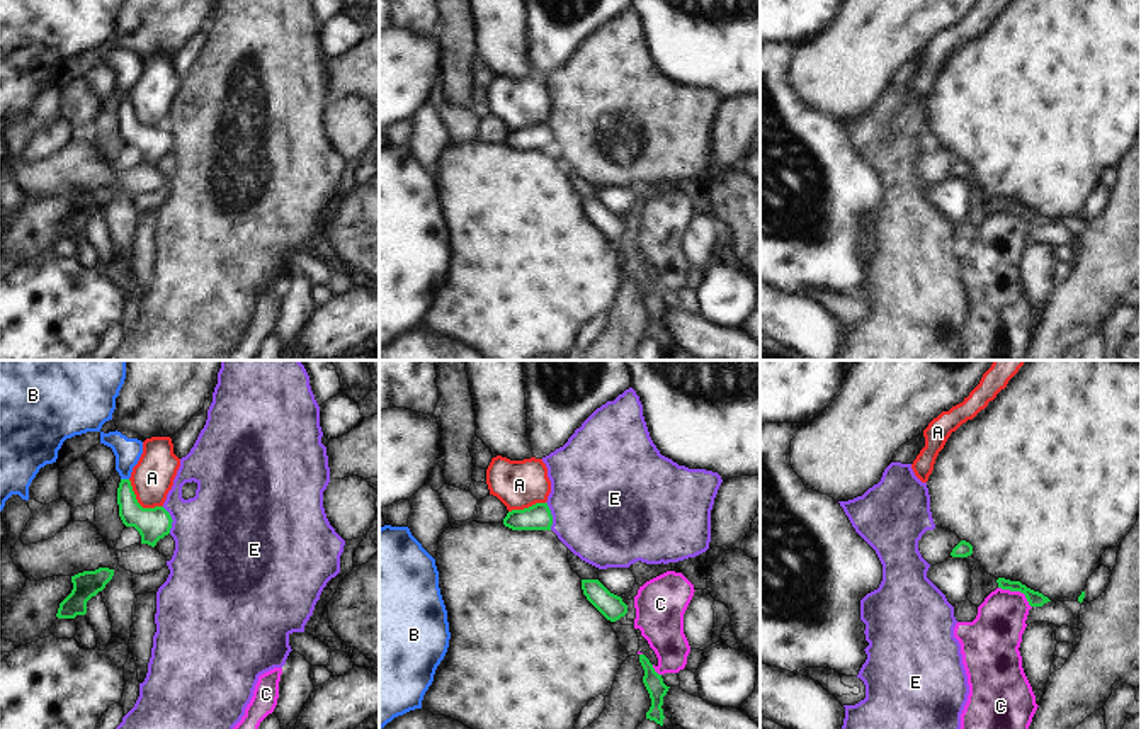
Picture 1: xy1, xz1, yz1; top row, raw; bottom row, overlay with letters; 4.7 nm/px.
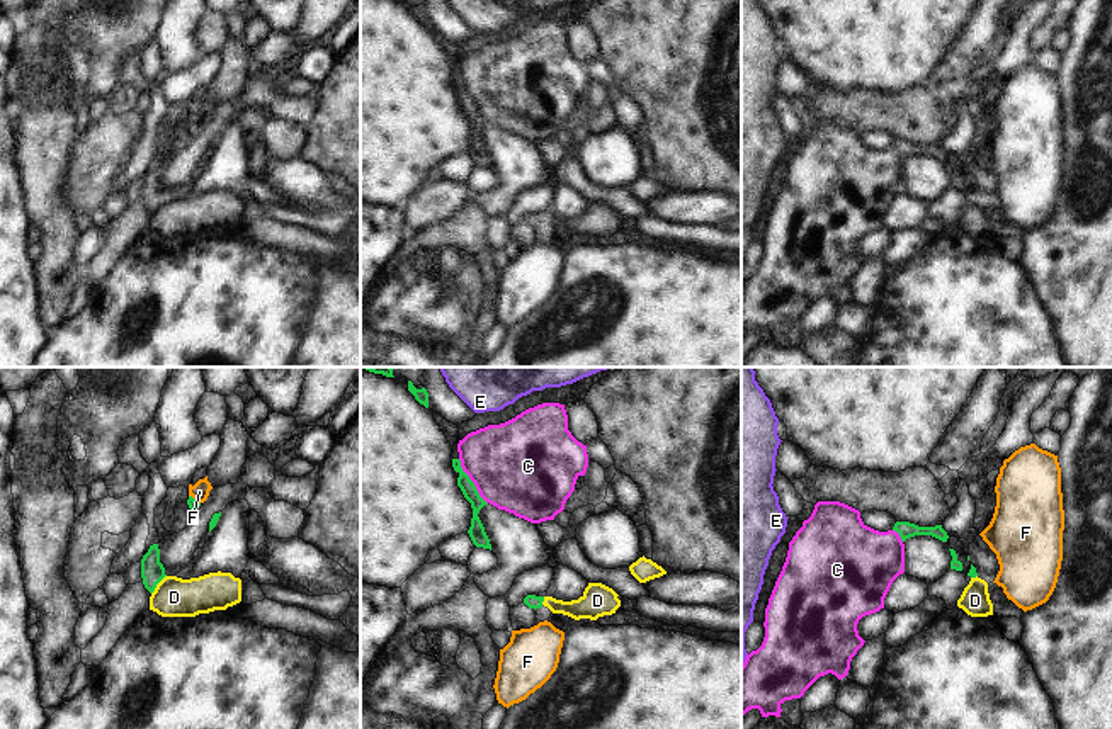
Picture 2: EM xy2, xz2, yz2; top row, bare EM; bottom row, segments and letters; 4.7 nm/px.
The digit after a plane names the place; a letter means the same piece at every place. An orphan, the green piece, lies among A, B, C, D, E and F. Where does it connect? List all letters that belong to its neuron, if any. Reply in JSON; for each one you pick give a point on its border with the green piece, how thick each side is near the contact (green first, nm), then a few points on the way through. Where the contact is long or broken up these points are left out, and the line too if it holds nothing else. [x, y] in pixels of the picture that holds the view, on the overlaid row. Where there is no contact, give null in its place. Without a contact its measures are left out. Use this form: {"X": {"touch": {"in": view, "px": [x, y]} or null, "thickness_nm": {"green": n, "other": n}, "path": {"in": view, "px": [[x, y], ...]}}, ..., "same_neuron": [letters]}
{"B": {"touch": {"in": "xy1", "px": [124, 480]}, "thickness_nm": {"green": 160, "other": 130}, "path": {"in": "xy1", "px": [[153, 524], [126, 500], [124, 480], [128, 451]]}}, "same_neuron": ["B"]}

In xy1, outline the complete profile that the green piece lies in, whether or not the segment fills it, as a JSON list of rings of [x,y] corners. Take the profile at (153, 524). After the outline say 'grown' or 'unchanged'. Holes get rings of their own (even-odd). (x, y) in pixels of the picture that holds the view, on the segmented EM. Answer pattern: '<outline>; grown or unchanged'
[[[100,432],[100,444],[112,449],[116,455],[116,471],[121,476],[117,488],[119,517],[126,527],[134,527],[141,535],[141,544],[151,547],[170,534],[172,517],[163,506],[143,508],[131,486],[131,472],[143,454],[143,442],[128,438],[121,432]]]; grown

